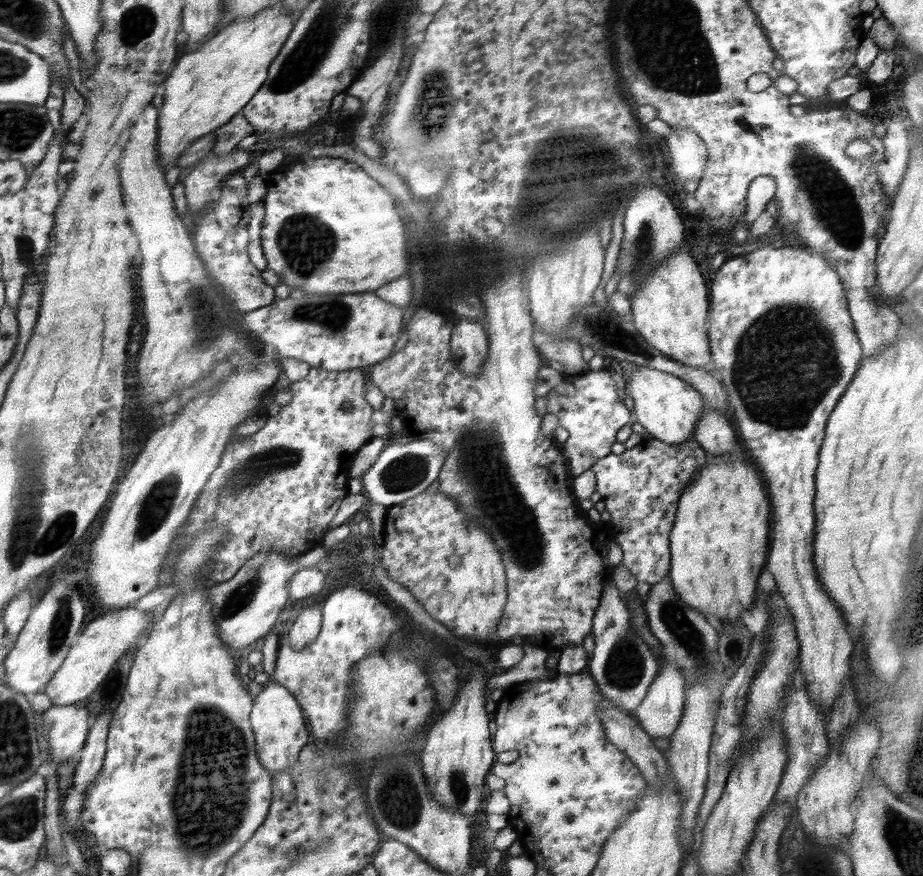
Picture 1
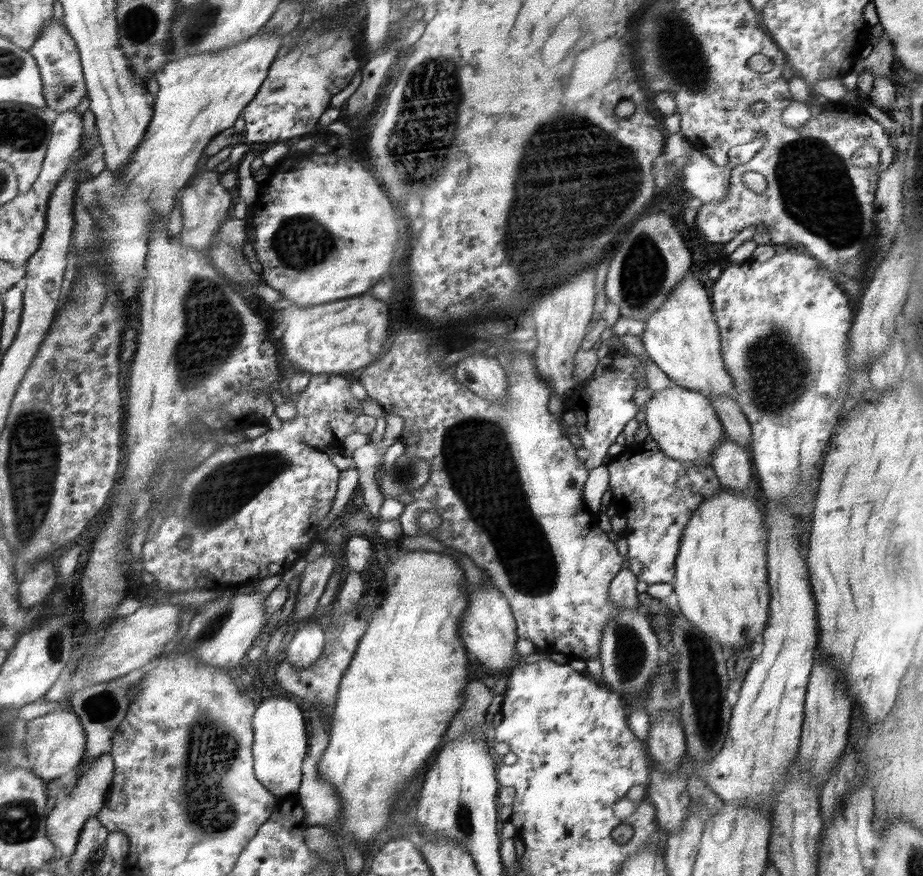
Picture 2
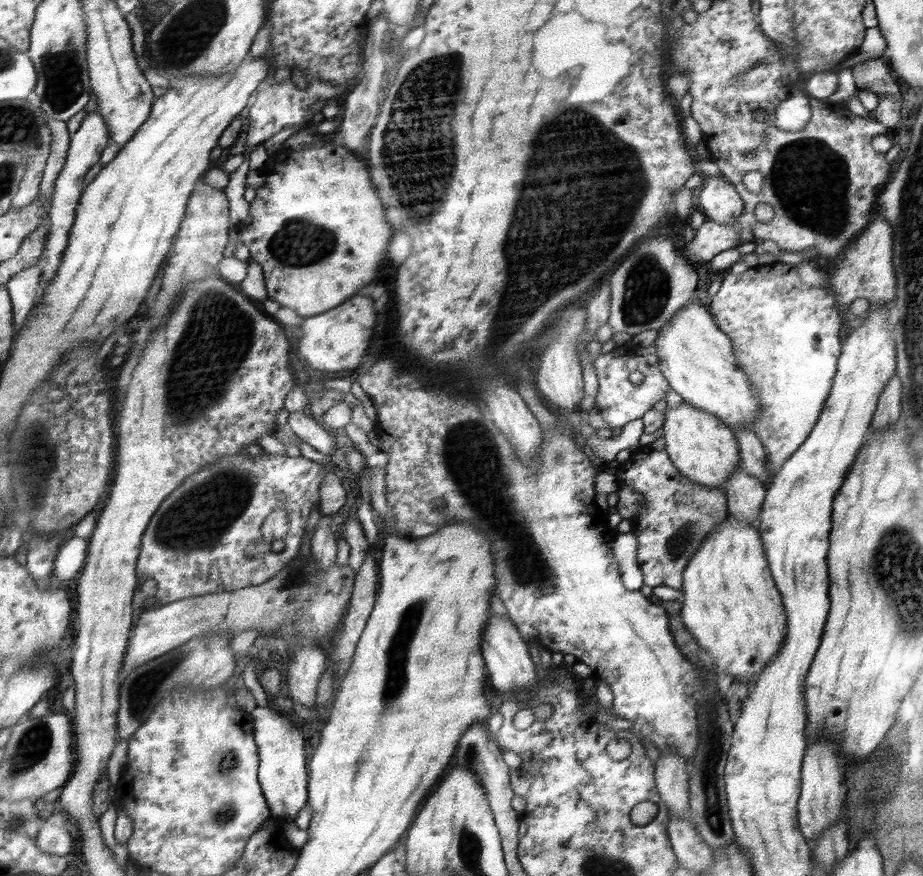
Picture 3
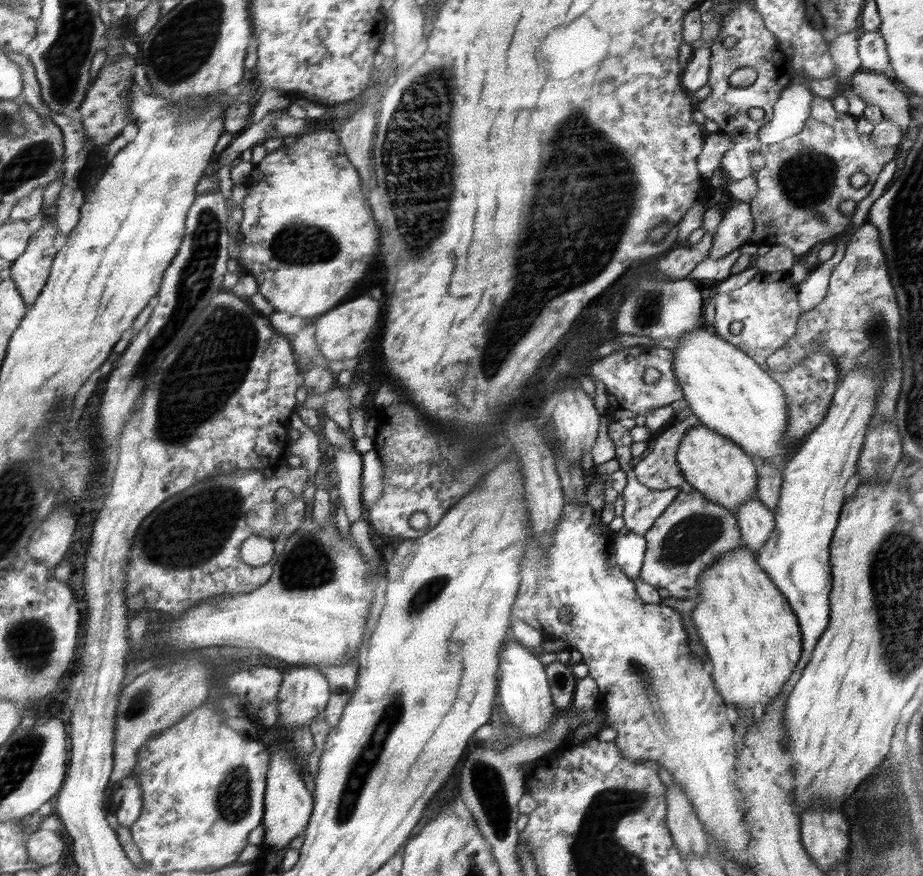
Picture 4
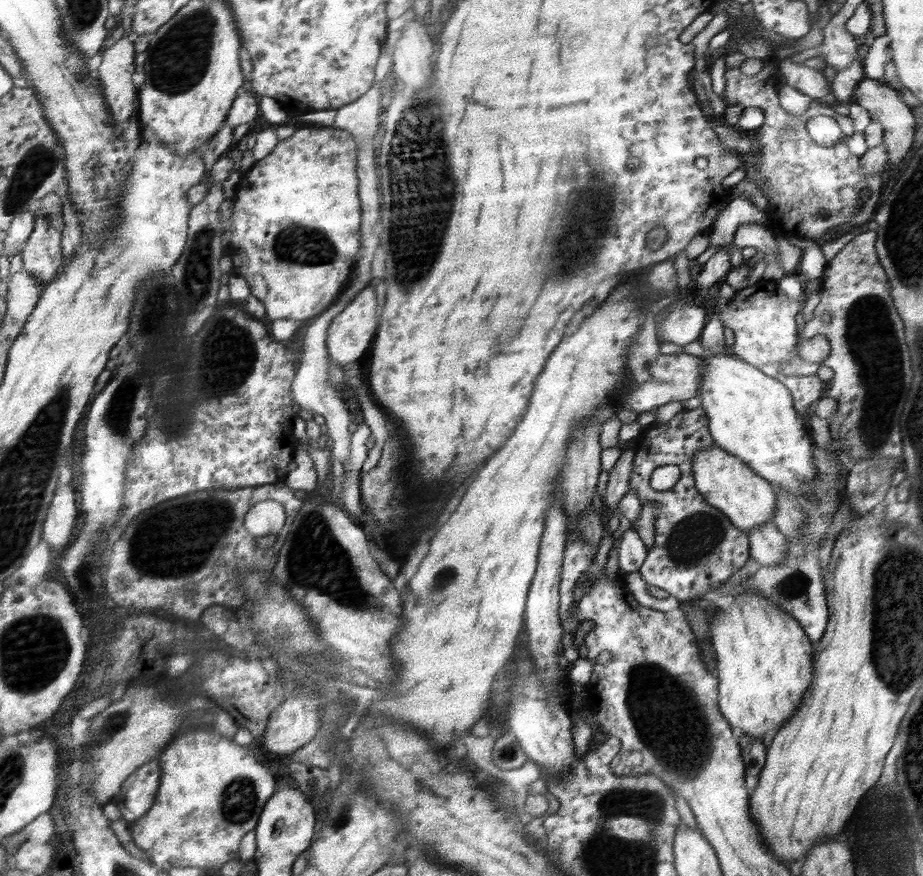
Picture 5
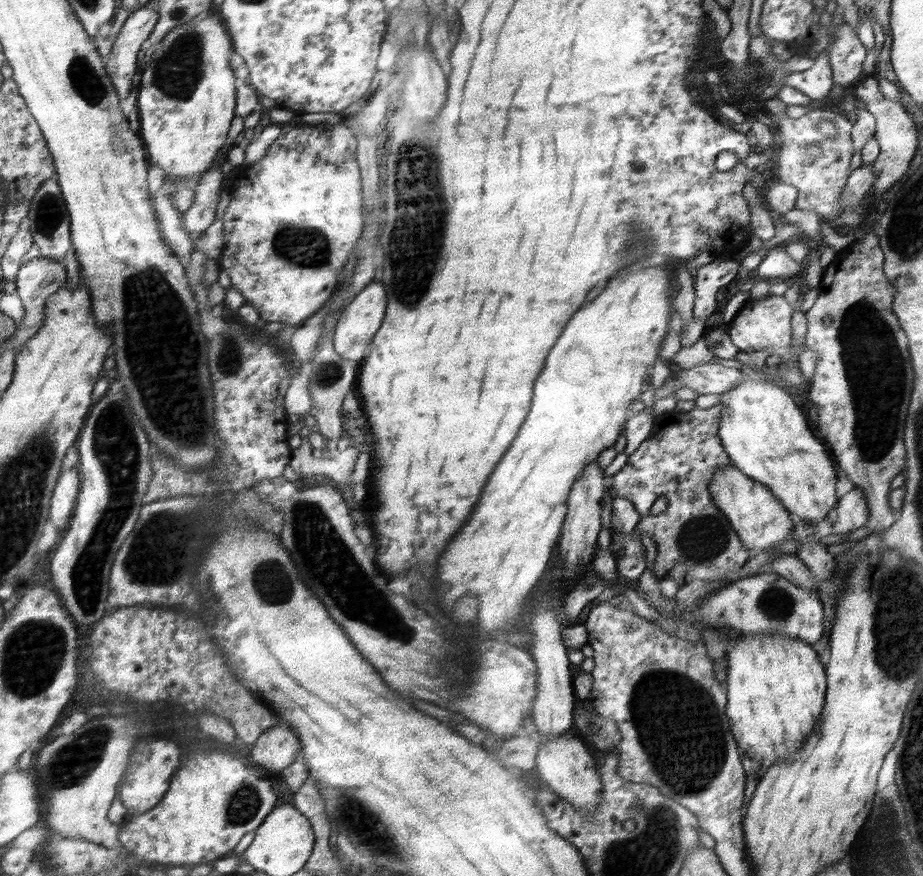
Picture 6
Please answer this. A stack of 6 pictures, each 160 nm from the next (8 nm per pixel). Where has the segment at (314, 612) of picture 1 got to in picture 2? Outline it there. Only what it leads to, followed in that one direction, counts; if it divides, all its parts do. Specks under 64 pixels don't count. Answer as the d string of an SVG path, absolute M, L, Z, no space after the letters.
M315 619L296 632L292 642L286 648L288 656L286 660L296 670L313 666L321 658L325 644L326 634Z

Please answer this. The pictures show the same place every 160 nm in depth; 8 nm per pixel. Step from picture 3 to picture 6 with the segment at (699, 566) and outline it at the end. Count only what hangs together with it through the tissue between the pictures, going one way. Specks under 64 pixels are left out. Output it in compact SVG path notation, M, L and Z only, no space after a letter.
M741 635L741 637L733 637L732 641L728 642L727 658L729 669L727 673L728 692L726 703L726 717L731 722L731 733L734 740L737 742L739 752L749 756L752 760L760 764L774 764L781 760L786 760L794 756L805 743L805 740L811 735L812 729L816 726L824 707L824 700L827 691L827 674L824 665L820 662L819 656L810 644L800 639L792 639L792 637L780 637L780 635Z

